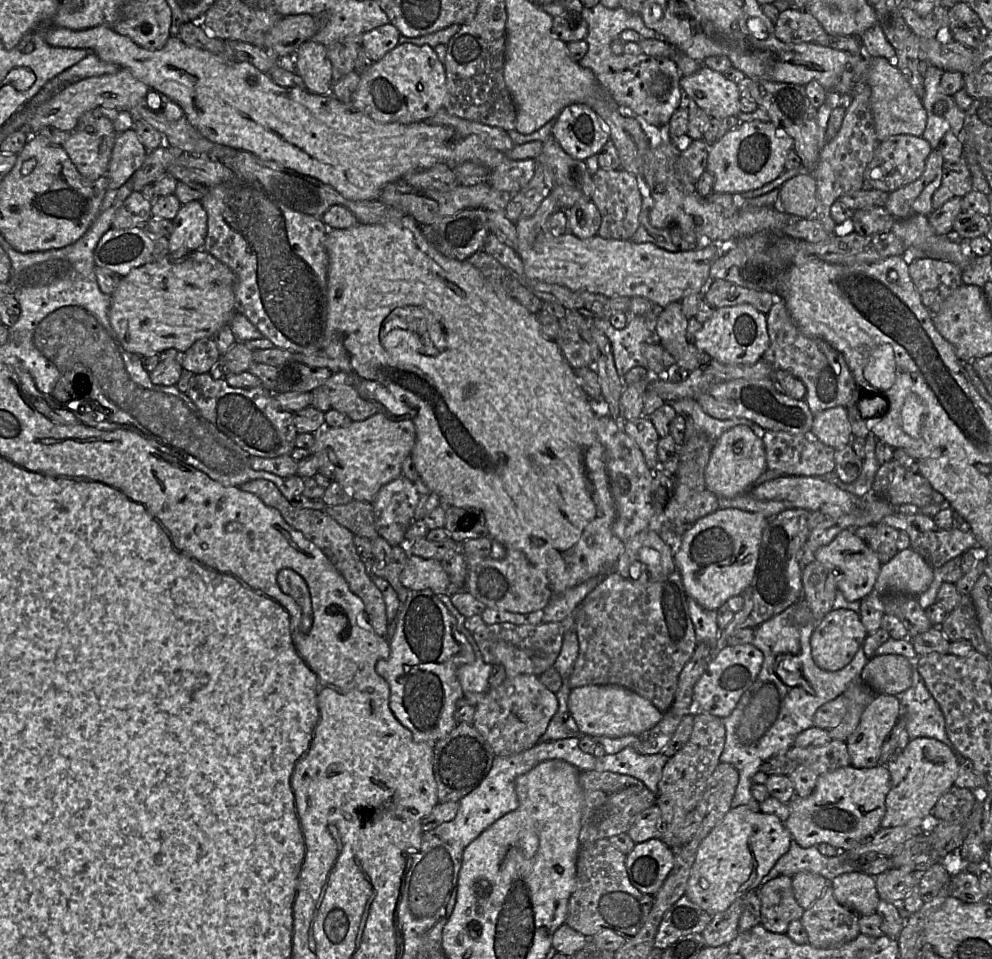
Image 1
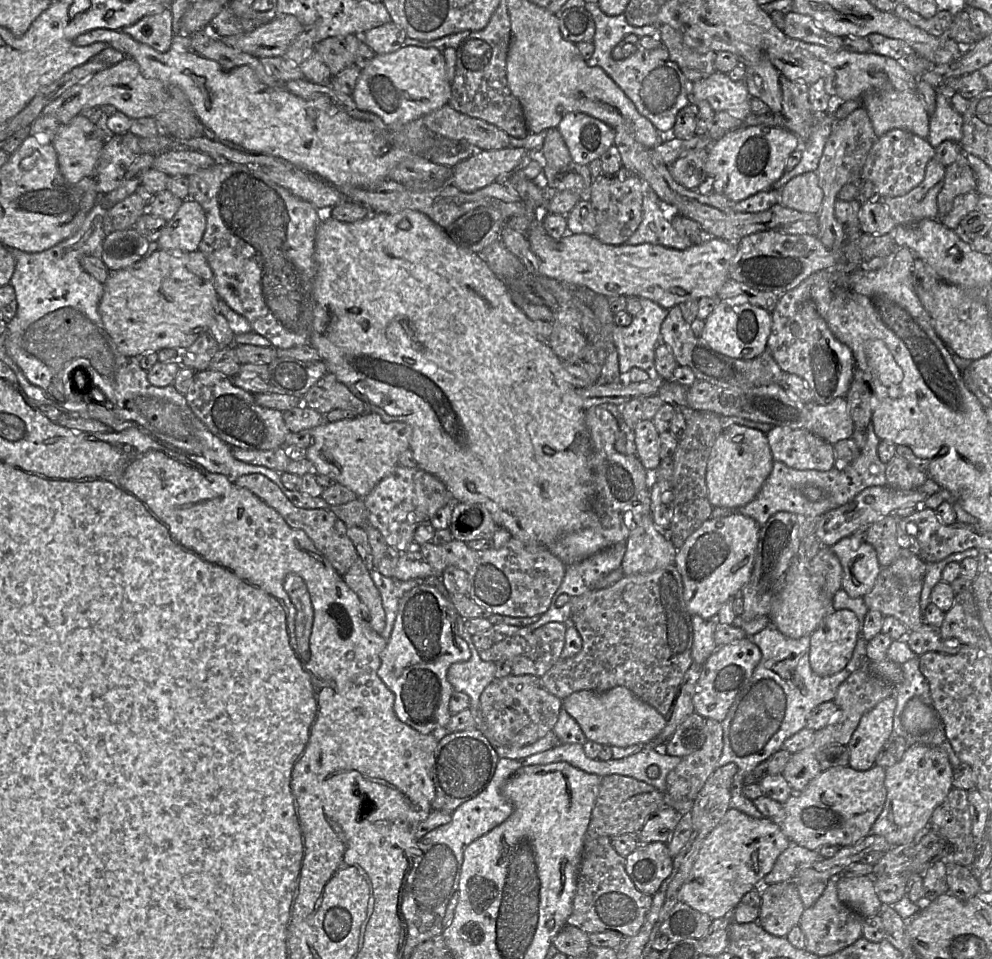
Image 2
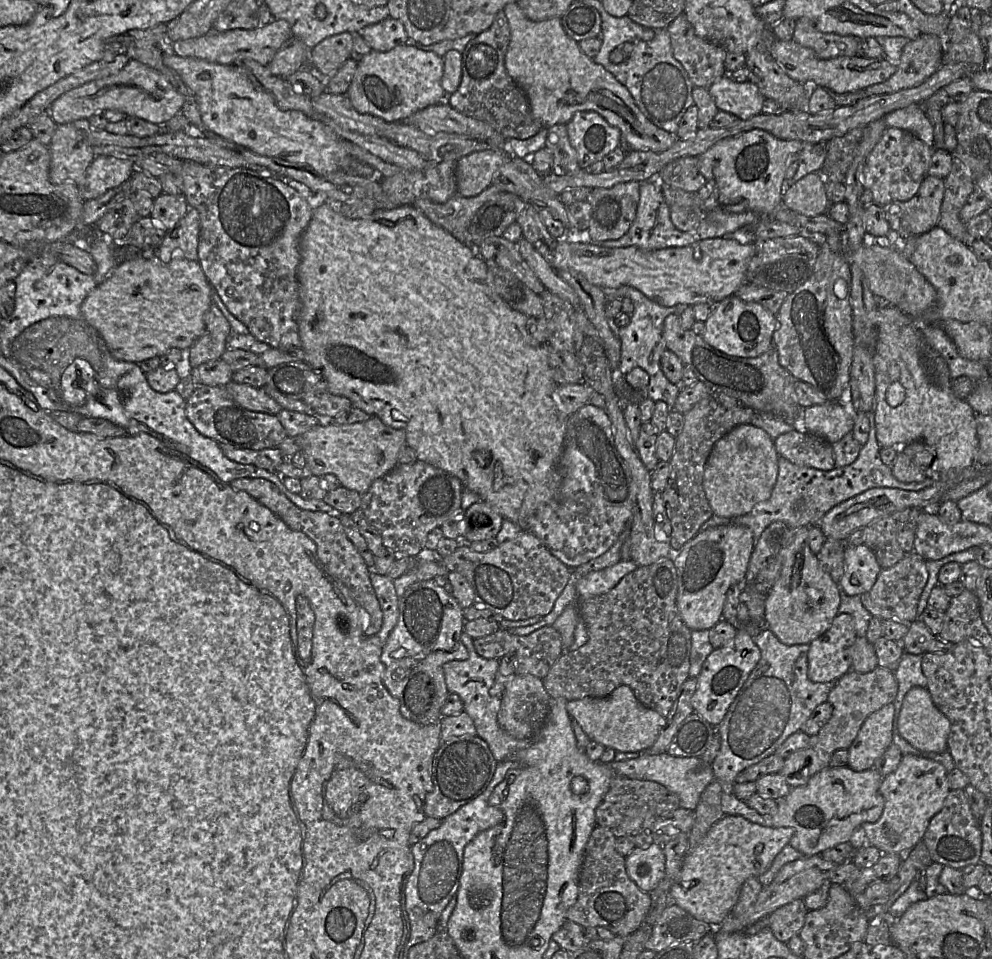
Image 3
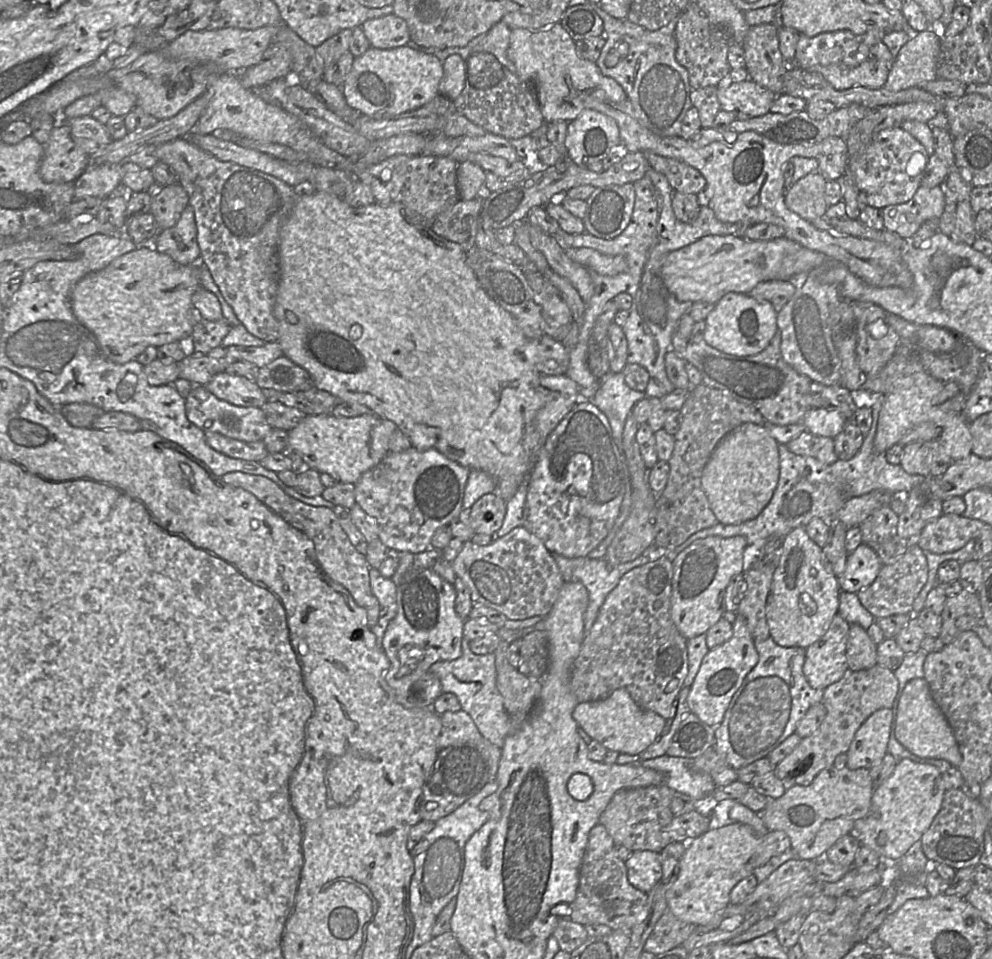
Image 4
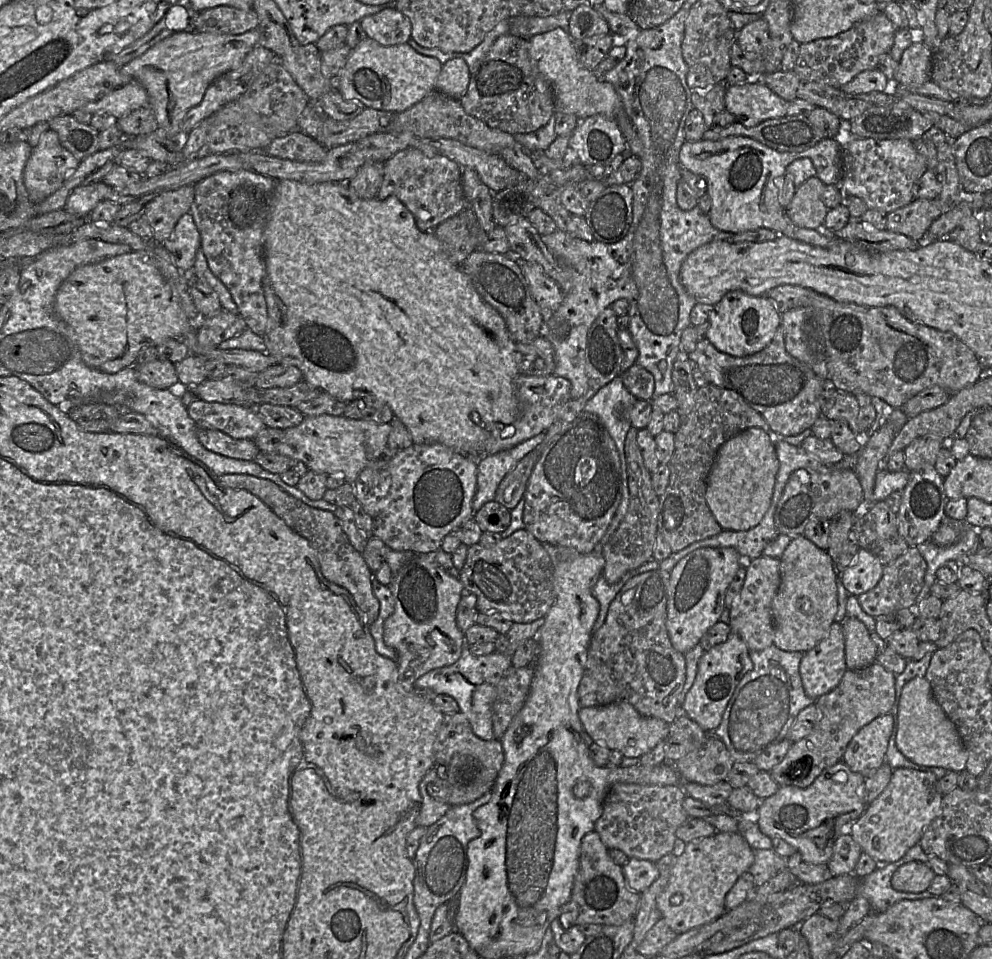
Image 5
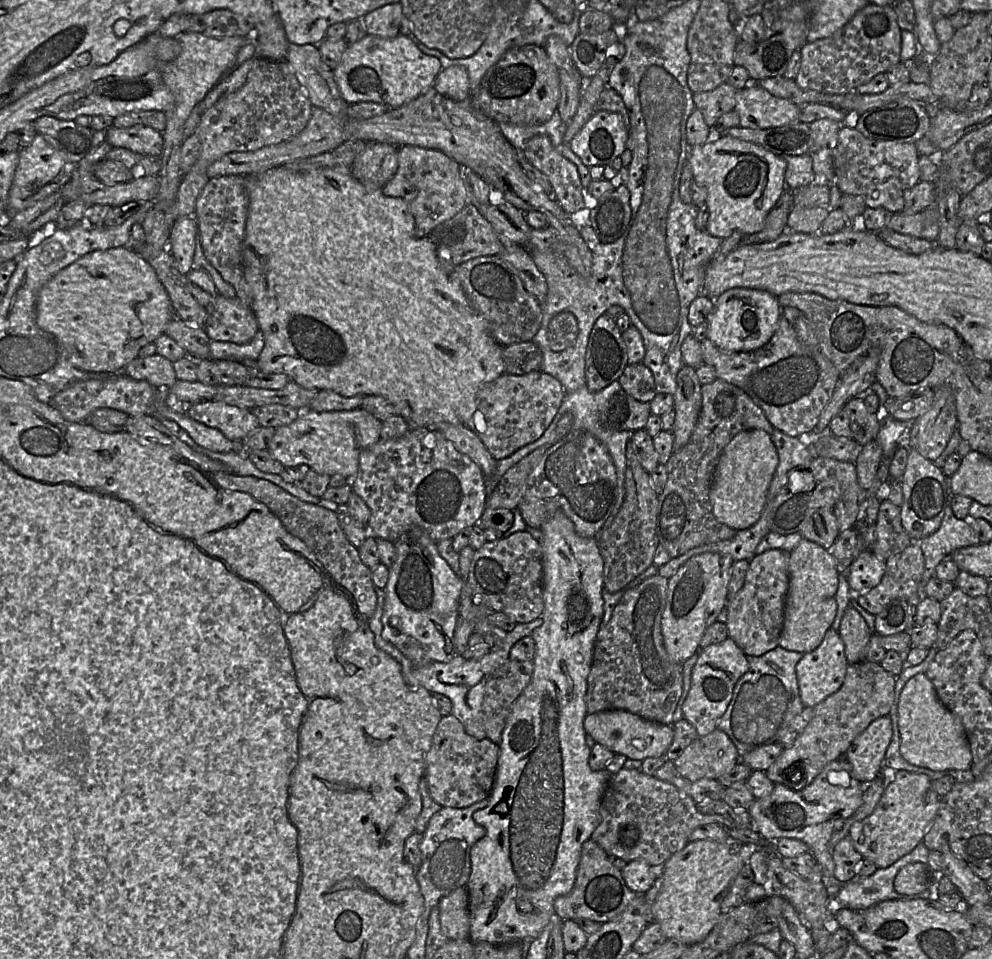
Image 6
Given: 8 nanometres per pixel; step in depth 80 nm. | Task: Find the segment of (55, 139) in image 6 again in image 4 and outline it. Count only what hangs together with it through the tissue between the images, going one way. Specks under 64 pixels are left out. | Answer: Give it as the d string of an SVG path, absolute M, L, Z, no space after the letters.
M91 116L70 118L64 122L68 124L74 142L89 156L113 141L105 125Z

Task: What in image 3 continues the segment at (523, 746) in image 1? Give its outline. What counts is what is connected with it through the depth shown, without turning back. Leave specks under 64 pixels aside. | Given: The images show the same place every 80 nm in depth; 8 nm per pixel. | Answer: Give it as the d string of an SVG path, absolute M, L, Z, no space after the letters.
M498 671L489 693L501 701L497 715L498 724L506 733L518 740L532 740L548 719L551 696L544 687L543 679L517 673L503 676Z

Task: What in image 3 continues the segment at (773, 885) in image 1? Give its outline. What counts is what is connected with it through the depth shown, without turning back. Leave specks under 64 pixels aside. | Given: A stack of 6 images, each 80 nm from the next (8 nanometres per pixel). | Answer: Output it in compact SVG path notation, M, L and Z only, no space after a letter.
M795 899L788 904L785 904L767 917L767 927L772 931L774 936L781 942L787 943L794 935L799 935L799 932L804 924L806 913L809 910L805 907L802 899Z

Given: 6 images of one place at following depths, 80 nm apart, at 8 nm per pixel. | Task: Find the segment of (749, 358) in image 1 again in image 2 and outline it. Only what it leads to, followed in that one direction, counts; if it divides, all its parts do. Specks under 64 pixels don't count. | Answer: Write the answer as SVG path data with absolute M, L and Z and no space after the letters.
M722 300L704 320L700 335L713 350L736 359L749 360L761 355L767 348L772 317L768 311L743 300Z

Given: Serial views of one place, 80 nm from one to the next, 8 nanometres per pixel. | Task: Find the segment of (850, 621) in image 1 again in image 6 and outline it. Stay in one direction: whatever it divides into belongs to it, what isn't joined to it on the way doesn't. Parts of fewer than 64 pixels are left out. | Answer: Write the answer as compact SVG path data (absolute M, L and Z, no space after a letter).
M830 627L821 644L813 651L803 654L796 664L799 693L804 707L815 707L842 686L849 663L845 645L838 631Z

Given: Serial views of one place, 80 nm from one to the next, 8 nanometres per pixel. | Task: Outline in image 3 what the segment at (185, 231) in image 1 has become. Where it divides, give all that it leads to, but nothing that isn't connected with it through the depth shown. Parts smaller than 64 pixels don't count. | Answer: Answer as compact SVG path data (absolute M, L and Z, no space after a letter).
M189 206L186 214L176 226L166 231L166 234L156 251L156 255L163 261L182 257L187 260L198 260L198 246L200 233L200 216L197 209Z

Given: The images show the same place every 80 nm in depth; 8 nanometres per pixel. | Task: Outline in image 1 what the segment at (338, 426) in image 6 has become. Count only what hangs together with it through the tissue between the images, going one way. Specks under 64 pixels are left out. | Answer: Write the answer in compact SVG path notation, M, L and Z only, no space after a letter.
M383 410L364 420L341 427L324 427L316 434L309 453L316 454L318 472L337 481L352 499L372 503L385 484L402 475L402 463L416 441L416 429L409 419L389 417Z

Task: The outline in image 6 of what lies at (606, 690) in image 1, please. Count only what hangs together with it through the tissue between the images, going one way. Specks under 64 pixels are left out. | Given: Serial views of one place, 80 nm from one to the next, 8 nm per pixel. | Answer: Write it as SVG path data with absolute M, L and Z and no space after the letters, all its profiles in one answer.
M626 710L587 713L583 723L585 732L596 743L605 746L615 754L623 754L629 759L640 761L648 757L664 756L674 737L674 730L671 725L648 721Z

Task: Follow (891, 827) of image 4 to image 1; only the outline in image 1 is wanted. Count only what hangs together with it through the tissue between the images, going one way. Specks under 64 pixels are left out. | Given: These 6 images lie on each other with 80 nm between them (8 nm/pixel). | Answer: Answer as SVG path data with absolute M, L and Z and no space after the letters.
M919 737L909 741L903 751L886 764L891 775L891 789L886 797L886 813L881 821L881 828L907 825L920 827L923 819L932 813L939 798L953 785L958 775L959 762L952 750L934 738Z

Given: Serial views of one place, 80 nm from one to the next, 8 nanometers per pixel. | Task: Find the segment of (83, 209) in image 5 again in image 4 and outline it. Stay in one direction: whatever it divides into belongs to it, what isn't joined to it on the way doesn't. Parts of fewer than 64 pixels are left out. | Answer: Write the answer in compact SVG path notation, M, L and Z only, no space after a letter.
M89 164L85 172L74 181L74 200L86 197L105 199L119 186L123 186L122 177L122 164Z

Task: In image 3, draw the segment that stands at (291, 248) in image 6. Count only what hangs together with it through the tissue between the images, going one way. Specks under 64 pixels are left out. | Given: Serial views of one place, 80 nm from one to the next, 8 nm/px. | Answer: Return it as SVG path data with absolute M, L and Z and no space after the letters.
M325 201L314 205L312 218L300 240L301 260L297 277L301 308L298 326L301 348L305 353L304 361L326 381L332 394L348 398L352 406L370 416L379 417L390 427L404 429L406 444L415 450L417 460L456 476L464 489L478 494L480 500L488 503L504 519L513 521L526 531L529 518L558 493L559 461L568 418L558 412L553 399L557 383L549 366L547 344L536 341L527 331L528 317L512 309L496 293L488 265L475 249L459 242L421 210L408 205L391 209L375 208L369 216L351 219L339 211L340 204Z

